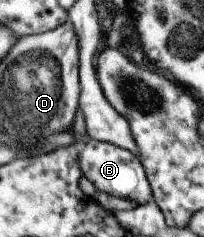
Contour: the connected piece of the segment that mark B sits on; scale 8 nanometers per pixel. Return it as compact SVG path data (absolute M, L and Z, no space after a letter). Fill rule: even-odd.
M88 139L84 145L78 147L77 163L80 174L96 188L96 191L112 197L134 201L137 205L151 201L151 190L136 155L114 145Z

